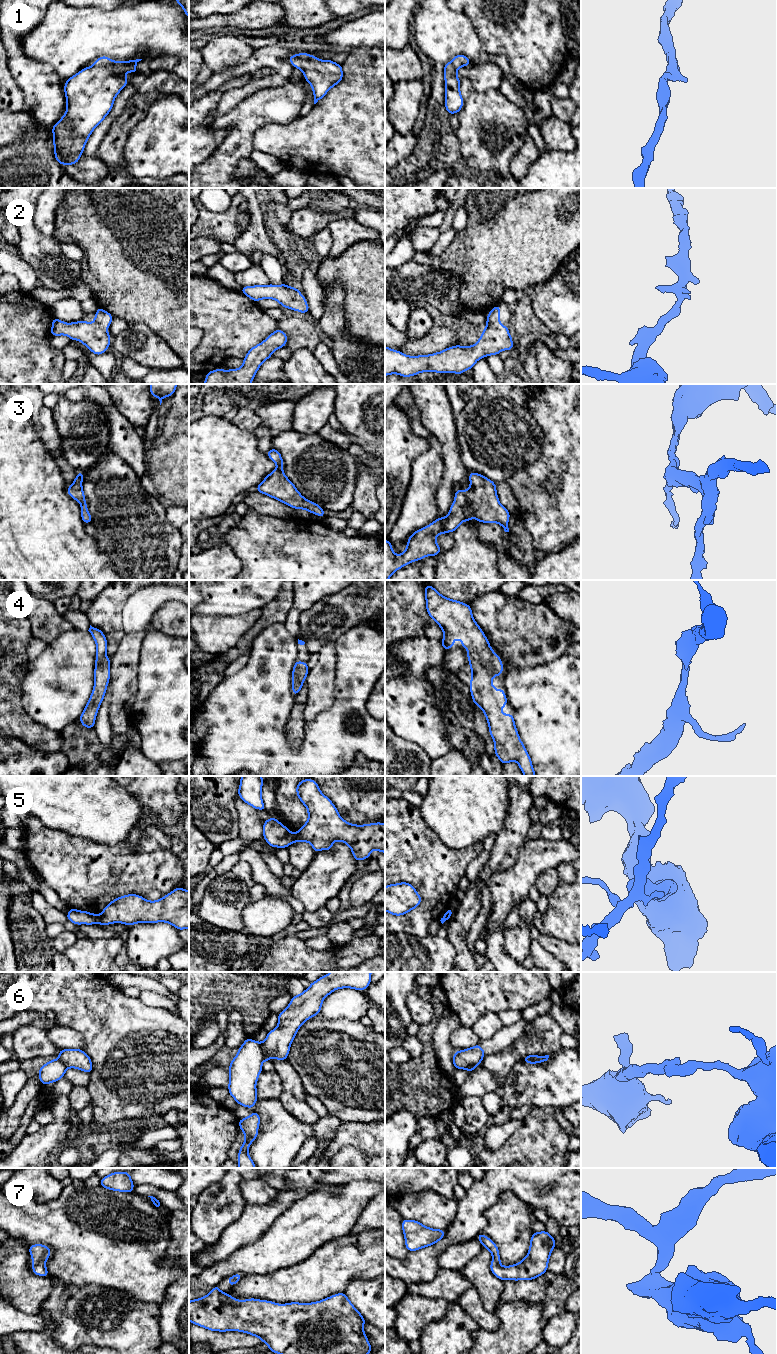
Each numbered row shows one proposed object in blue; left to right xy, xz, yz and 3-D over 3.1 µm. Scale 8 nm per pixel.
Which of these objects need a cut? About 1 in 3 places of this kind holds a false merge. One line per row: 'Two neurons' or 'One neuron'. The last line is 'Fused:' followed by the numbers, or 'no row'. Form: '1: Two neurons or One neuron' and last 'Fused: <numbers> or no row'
1: One neuron
2: One neuron
3: One neuron
4: One neuron
5: Two neurons
6: Two neurons
7: One neuron
Fused: 5, 6

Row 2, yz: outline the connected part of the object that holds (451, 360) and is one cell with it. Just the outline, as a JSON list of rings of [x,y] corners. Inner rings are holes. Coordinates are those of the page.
[[[499,304],[491,309],[486,320],[485,330],[479,340],[468,347],[456,345],[430,355],[408,356],[385,346],[385,376],[398,374],[410,377],[432,371],[462,374],[472,369],[480,358],[498,355],[502,350],[511,351],[513,340],[508,326],[500,325]]]

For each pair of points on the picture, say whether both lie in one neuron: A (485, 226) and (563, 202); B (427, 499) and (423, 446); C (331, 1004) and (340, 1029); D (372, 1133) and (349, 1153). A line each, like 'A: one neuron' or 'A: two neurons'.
A: one neuron
B: two neurons
C: two neurons
D: two neurons

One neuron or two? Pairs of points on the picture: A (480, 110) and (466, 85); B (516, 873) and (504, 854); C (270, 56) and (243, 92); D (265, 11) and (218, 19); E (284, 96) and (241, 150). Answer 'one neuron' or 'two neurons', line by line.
A: one neuron
B: two neurons
C: one neuron
D: one neuron
E: one neuron

